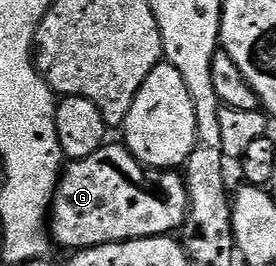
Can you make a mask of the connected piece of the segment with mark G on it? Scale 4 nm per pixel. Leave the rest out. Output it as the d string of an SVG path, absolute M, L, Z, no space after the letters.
M105 143L90 158L73 160L61 175L50 209L50 236L64 248L83 250L103 244L121 244L127 240L141 240L151 236L176 234L188 217L188 185L176 170L152 171L138 163L123 143Z

